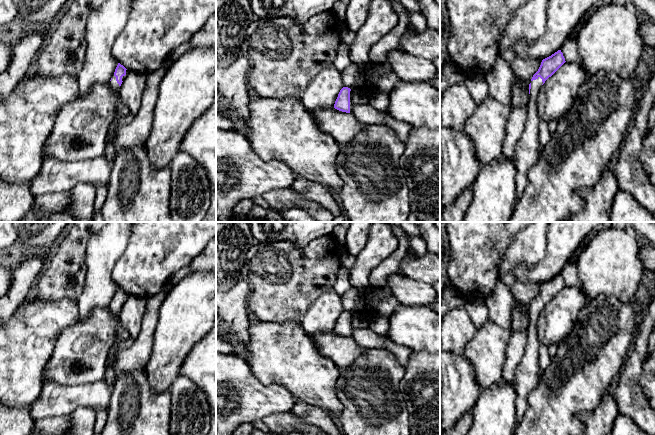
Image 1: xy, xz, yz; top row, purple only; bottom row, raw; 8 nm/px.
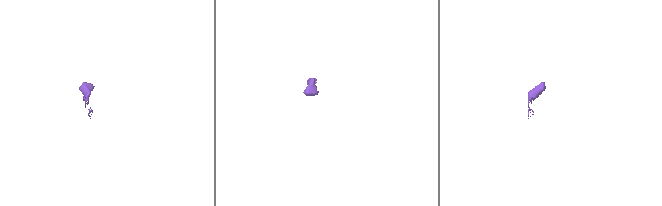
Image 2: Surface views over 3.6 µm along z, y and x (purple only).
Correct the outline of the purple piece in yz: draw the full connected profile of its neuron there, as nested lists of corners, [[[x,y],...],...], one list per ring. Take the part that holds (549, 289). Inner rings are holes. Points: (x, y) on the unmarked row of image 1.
[[[561,274],[542,284],[538,295],[533,299],[529,308],[529,328],[524,355],[516,369],[514,385],[517,392],[515,406],[517,422],[520,422],[528,409],[528,396],[538,383],[541,369],[541,357],[537,334],[537,321],[541,310],[564,287],[565,282]]]

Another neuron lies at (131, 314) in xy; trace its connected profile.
[[[129,295],[120,310],[121,323],[134,341],[140,333],[146,302],[145,298]]]

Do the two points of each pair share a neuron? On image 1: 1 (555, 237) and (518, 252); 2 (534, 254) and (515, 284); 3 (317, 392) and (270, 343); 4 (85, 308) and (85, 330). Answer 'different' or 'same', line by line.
1: different
2: same
3: same
4: different

